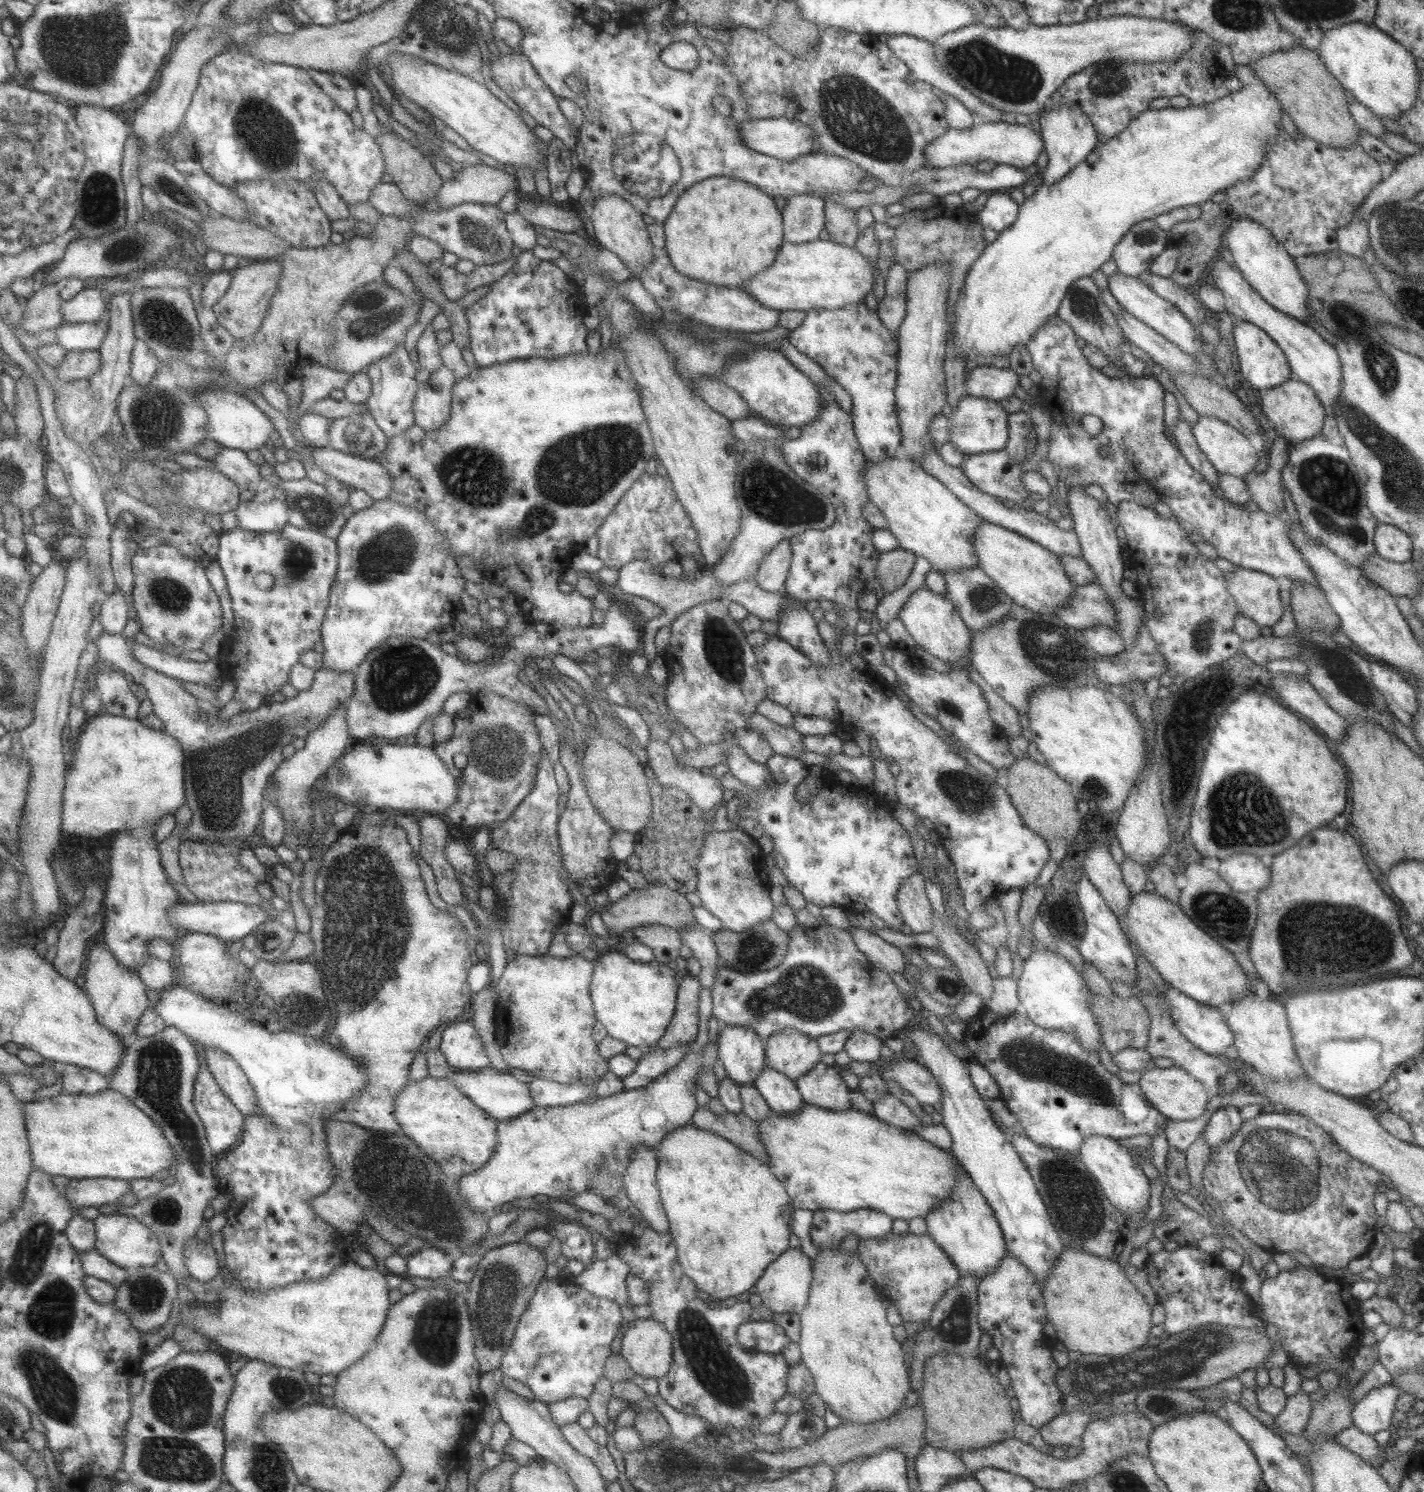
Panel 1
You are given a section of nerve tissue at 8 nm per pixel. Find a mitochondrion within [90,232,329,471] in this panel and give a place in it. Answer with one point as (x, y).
(155, 415)

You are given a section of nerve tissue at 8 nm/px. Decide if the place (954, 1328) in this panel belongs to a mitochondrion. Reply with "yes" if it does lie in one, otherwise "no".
yes

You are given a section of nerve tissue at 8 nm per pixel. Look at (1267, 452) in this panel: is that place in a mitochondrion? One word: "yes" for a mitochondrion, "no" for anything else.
no

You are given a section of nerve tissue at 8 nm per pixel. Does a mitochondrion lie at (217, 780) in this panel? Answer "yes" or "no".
yes

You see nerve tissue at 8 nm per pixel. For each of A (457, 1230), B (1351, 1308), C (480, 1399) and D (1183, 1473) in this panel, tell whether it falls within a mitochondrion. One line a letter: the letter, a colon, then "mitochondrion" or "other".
A: mitochondrion
B: other
C: other
D: other

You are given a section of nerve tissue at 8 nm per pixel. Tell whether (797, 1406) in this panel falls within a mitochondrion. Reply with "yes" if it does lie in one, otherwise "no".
no

